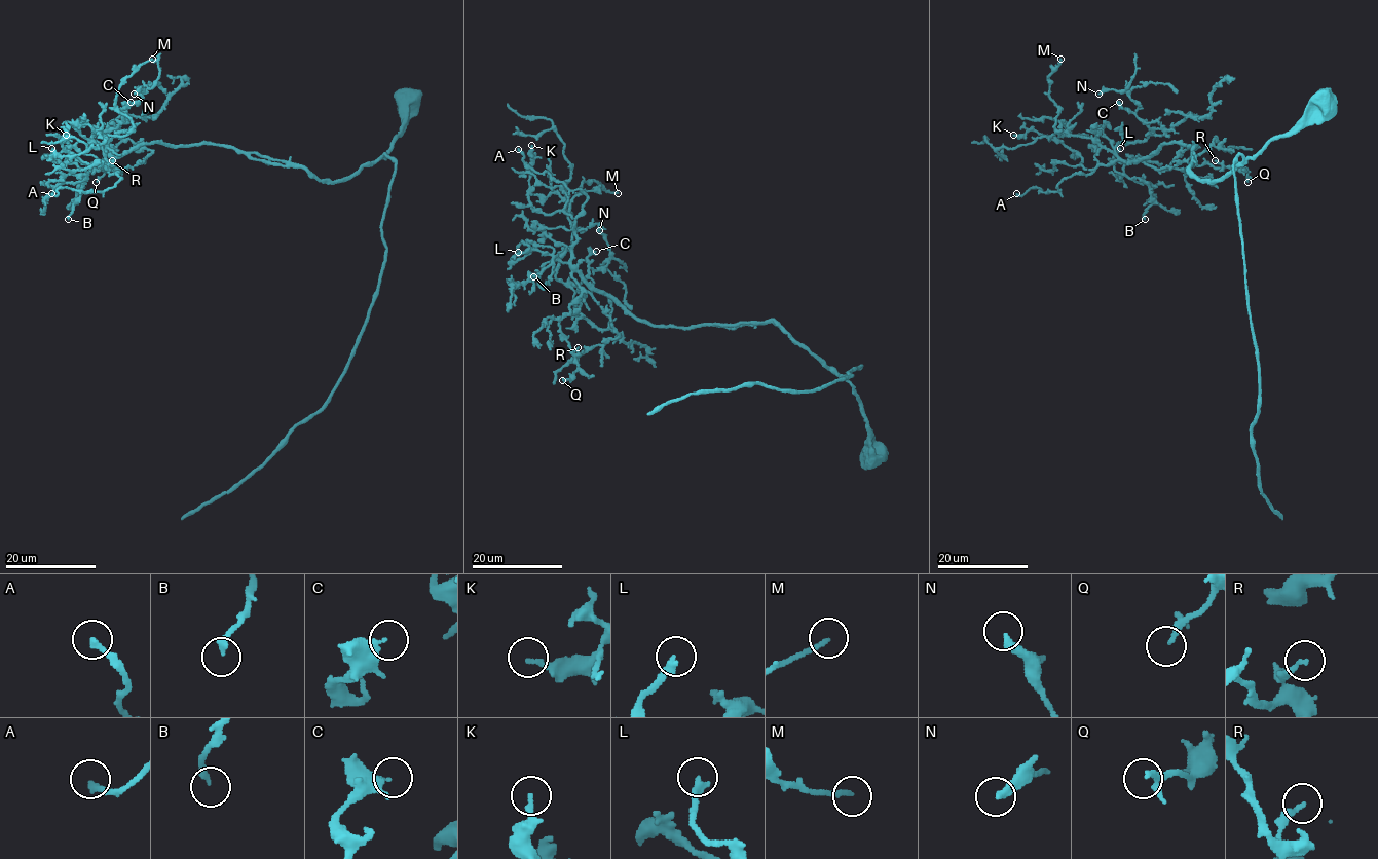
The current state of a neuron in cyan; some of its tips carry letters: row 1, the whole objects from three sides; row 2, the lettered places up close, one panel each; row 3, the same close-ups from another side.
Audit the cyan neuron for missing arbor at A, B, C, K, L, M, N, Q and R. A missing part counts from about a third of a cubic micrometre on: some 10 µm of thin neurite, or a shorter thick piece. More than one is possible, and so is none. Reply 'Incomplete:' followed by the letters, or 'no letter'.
Incomplete: no letter

